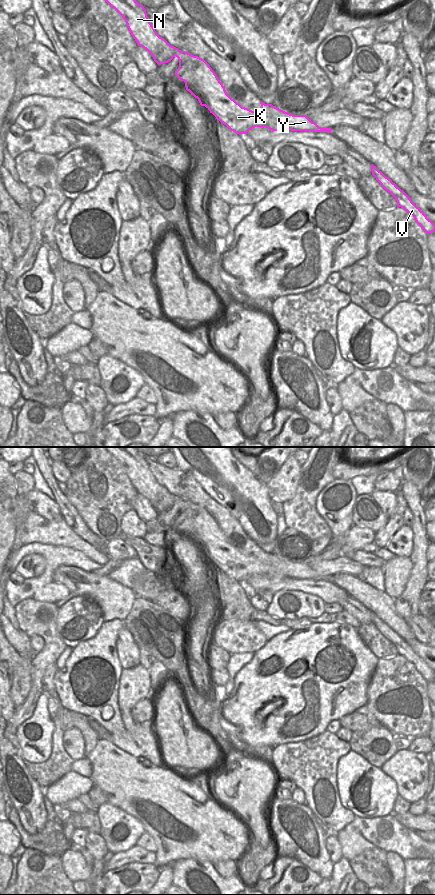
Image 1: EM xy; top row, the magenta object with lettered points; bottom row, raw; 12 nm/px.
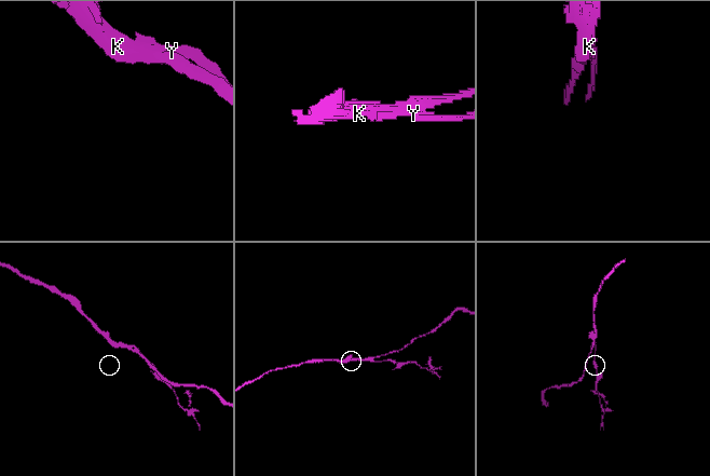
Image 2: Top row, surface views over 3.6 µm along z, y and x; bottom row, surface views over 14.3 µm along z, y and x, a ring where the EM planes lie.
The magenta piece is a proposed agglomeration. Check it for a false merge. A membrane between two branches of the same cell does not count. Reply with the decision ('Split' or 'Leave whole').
Split

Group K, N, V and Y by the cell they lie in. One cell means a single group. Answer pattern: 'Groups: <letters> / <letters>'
Groups: K N Y / V

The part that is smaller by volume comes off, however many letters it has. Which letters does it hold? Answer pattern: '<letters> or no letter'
V

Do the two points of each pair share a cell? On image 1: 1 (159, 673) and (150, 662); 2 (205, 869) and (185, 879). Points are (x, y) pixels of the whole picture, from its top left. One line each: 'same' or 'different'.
1: same
2: same

